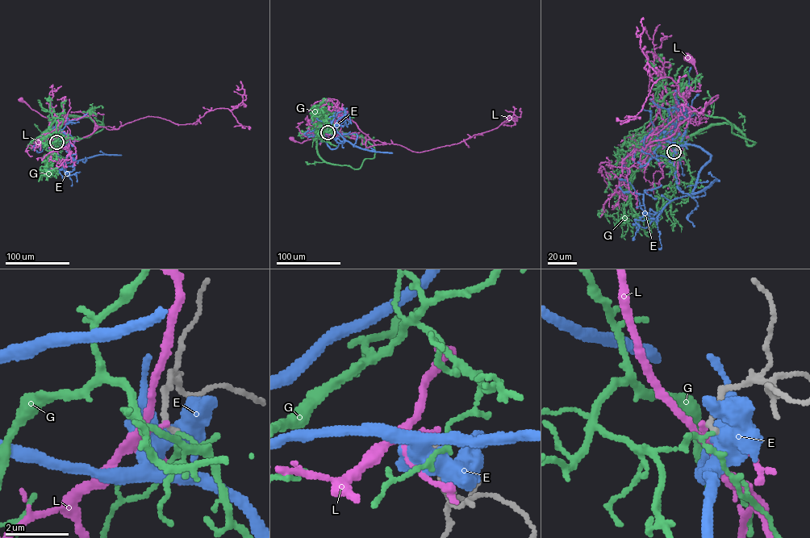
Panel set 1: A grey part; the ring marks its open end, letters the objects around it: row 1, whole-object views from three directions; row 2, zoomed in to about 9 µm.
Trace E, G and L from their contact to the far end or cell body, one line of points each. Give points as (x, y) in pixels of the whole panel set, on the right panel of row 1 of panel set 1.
E: (674, 152), (694, 144), (710, 156), (691, 193), (670, 202), (656, 220), (646, 213), (642, 194), (620, 186)
G: (674, 152), (676, 160), (685, 131), (669, 123), (655, 98), (675, 93), (694, 112), (711, 115), (707, 90)
L: (674, 152), (665, 126), (650, 135), (677, 117), (697, 77), (693, 62), (686, 58)

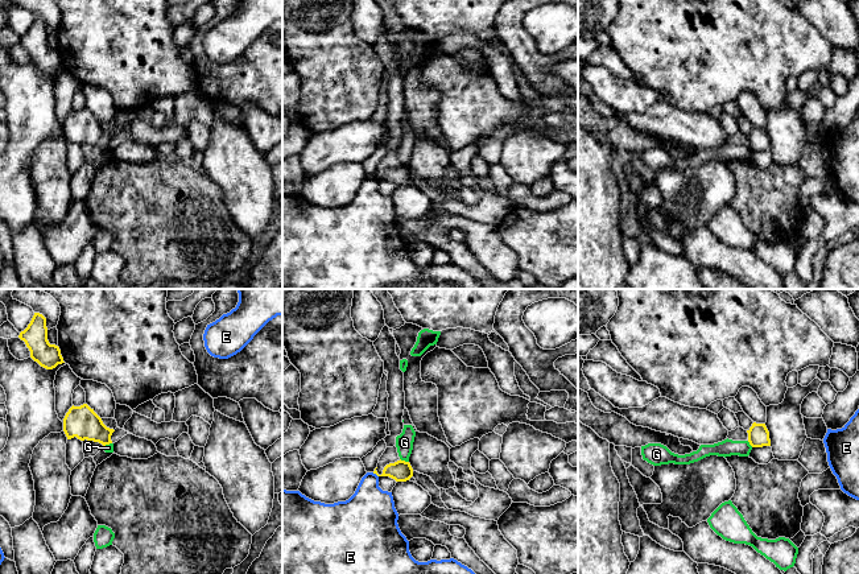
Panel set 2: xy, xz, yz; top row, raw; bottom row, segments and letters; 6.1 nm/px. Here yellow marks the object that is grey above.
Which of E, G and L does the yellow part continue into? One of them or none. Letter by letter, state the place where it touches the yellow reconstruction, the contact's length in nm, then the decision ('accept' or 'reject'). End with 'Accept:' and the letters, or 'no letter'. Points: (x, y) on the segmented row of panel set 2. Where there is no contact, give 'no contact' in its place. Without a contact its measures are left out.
E: xz (375, 473) | 50 nm | reject
G: xz (404, 461) | 60 nm | reject
L: no contact | reject
Accept: no letter

